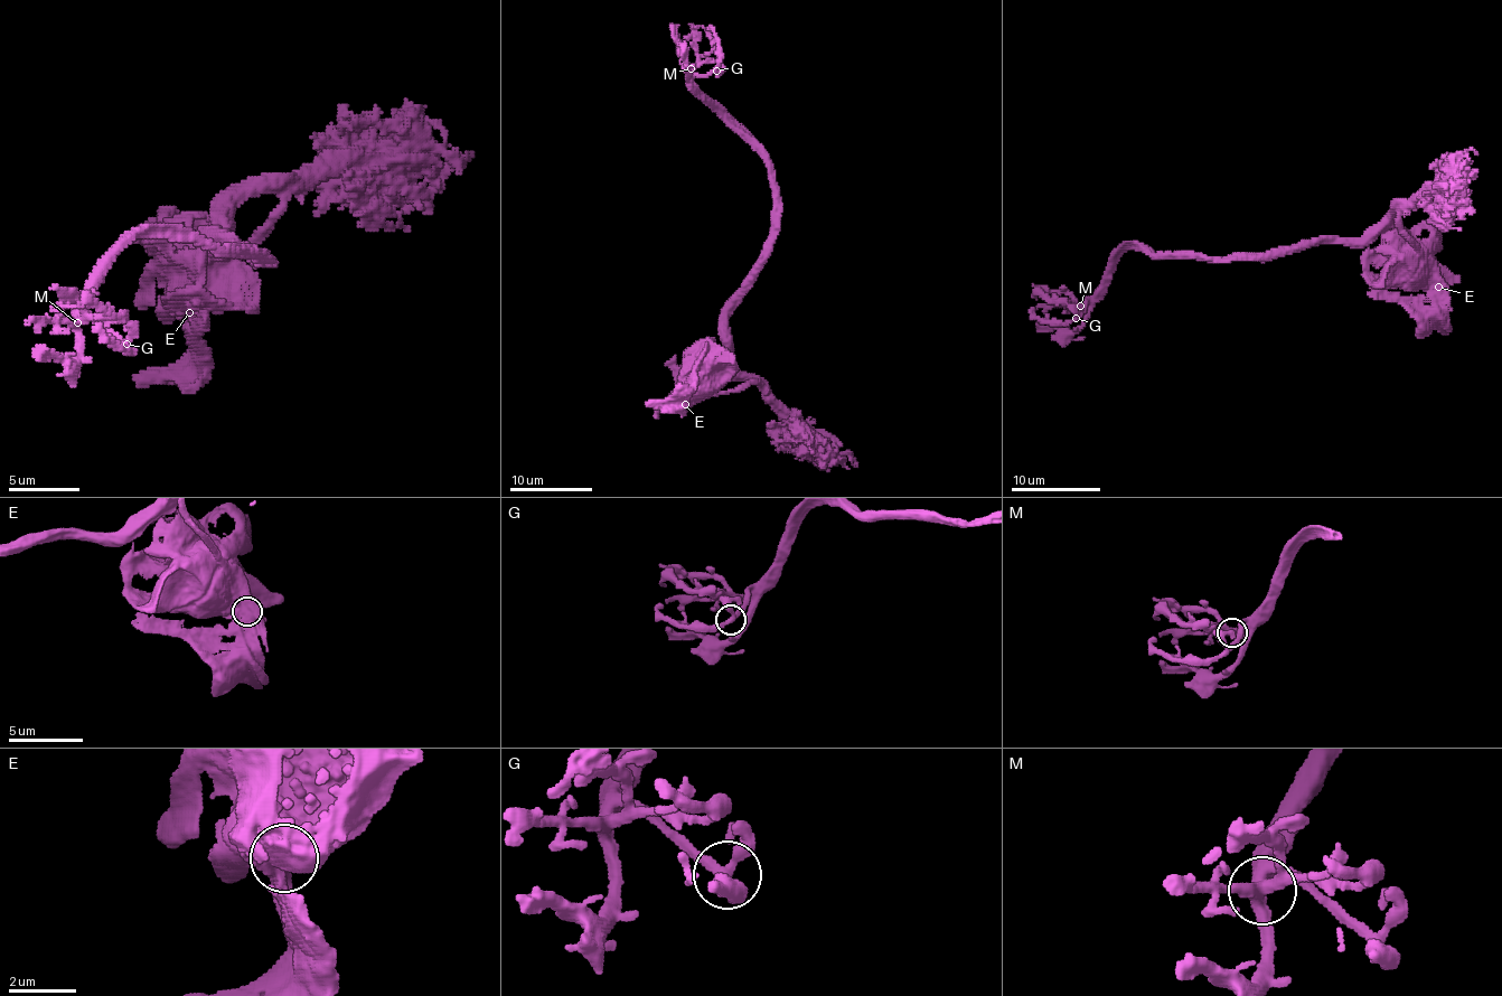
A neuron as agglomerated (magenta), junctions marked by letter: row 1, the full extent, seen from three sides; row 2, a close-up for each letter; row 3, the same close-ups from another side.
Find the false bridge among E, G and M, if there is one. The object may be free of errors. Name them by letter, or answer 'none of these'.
none of these

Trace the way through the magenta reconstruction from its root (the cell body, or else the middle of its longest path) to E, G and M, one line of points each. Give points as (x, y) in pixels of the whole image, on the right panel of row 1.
E: (1413, 259), (1411, 254), (1417, 254), (1424, 261), (1424, 270), (1438, 285)
G: (1413, 259), (1393, 238), (1379, 234), (1316, 238), (1233, 260), (1158, 259), (1144, 248), (1125, 248), (1076, 318)
M: (1413, 259), (1379, 234), (1316, 238), (1233, 260), (1125, 248), (1080, 306)

